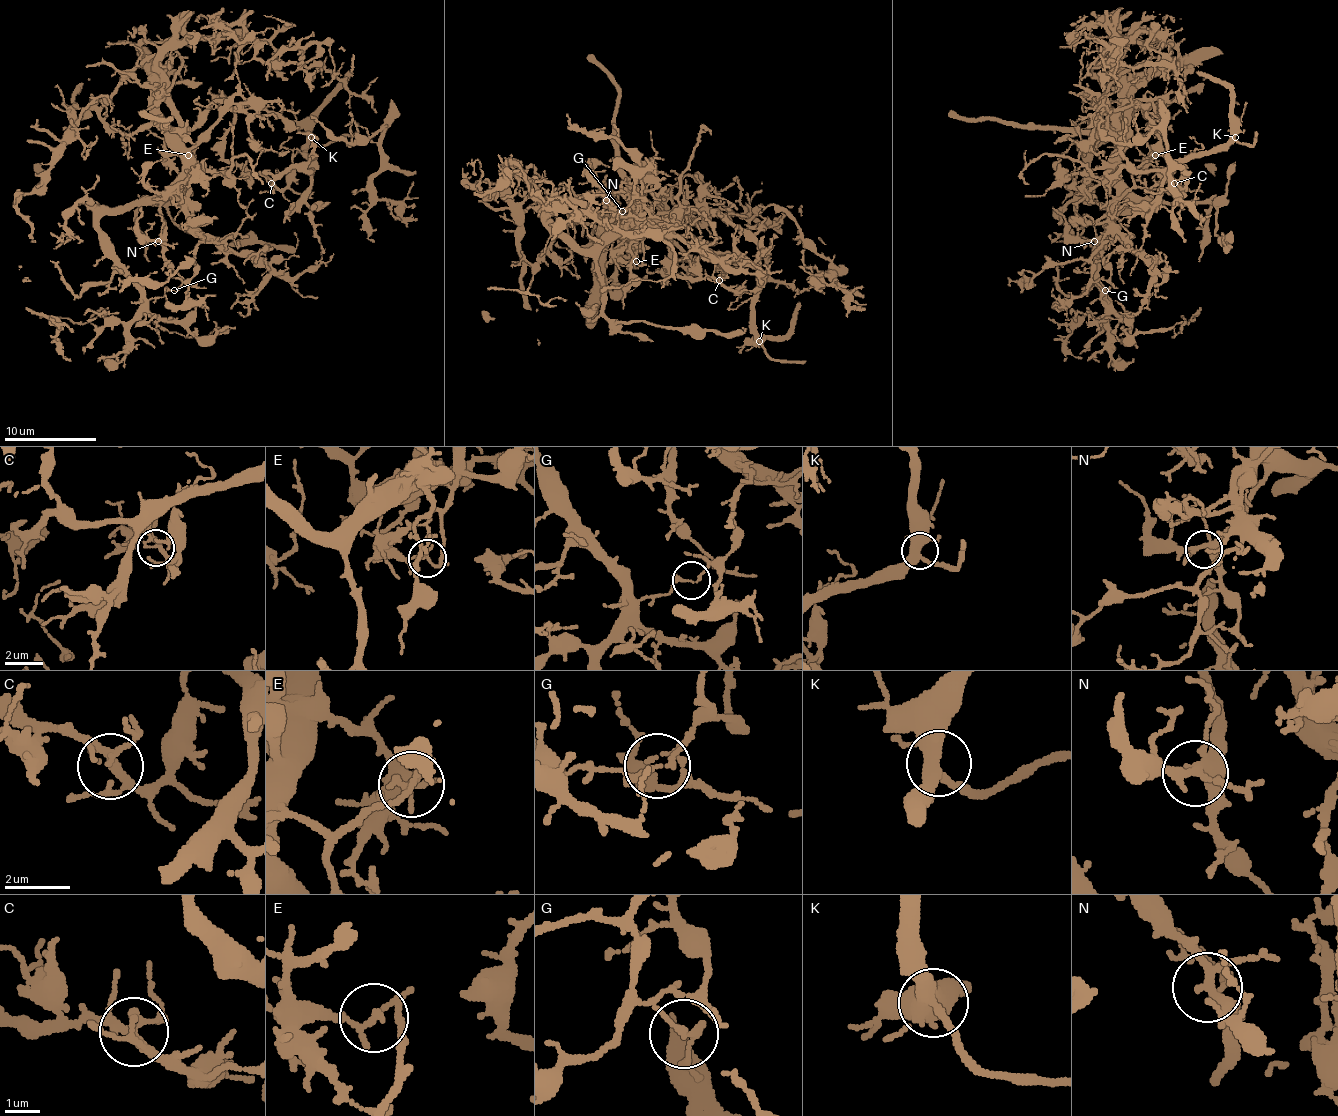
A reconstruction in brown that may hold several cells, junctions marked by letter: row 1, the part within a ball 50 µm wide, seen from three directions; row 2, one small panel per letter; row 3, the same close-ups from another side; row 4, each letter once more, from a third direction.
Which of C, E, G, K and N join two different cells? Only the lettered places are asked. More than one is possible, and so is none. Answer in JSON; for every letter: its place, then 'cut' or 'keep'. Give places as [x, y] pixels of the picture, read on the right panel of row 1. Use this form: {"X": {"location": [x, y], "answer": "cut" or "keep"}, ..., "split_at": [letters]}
{"C": {"location": [1174, 183], "answer": "keep"}, "E": {"location": [1155, 155], "answer": "keep"}, "G": {"location": [1105, 290], "answer": "cut"}, "K": {"location": [1235, 137], "answer": "keep"}, "N": {"location": [1094, 241], "answer": "keep"}, "split_at": ["G"]}

